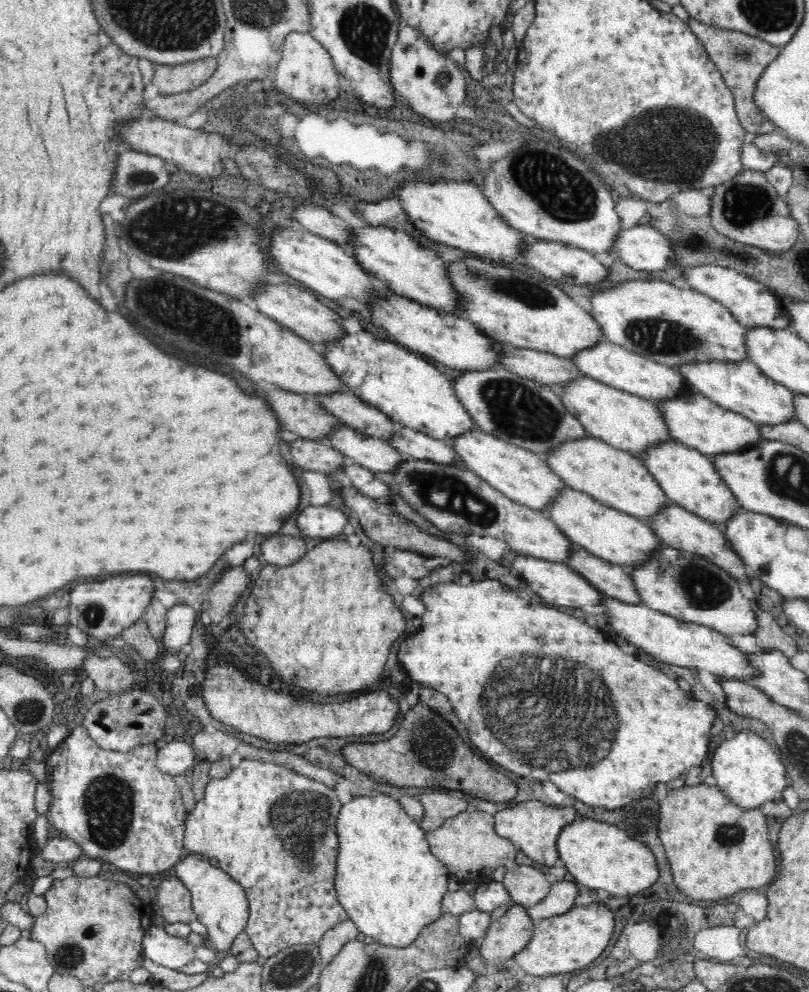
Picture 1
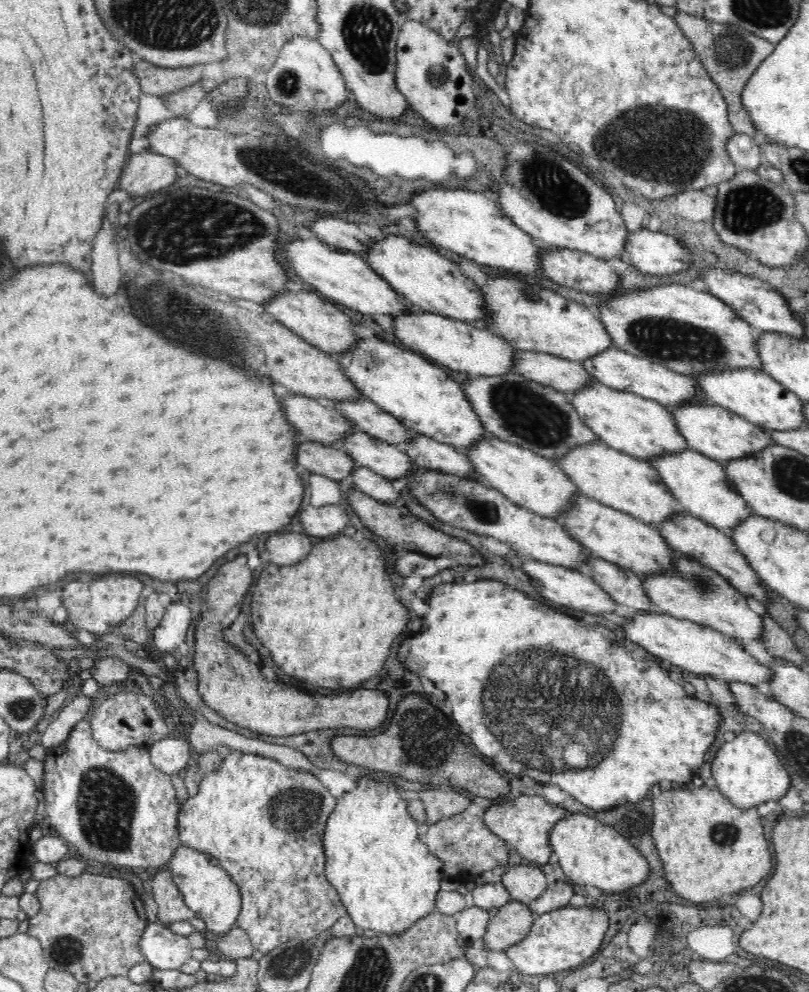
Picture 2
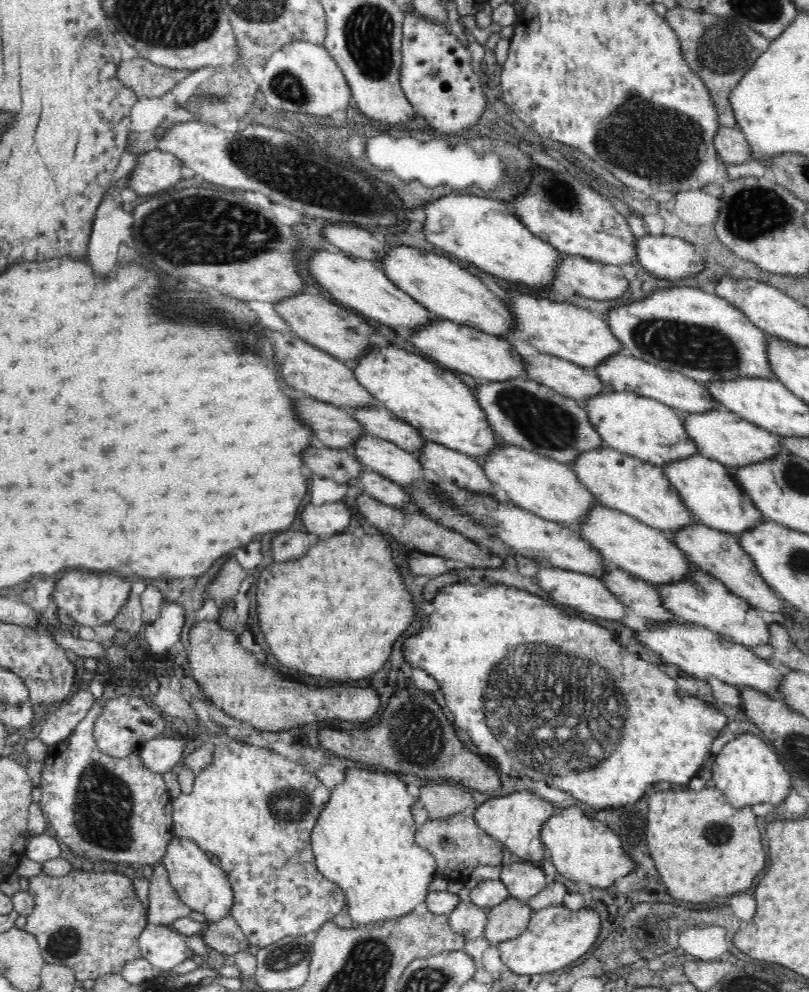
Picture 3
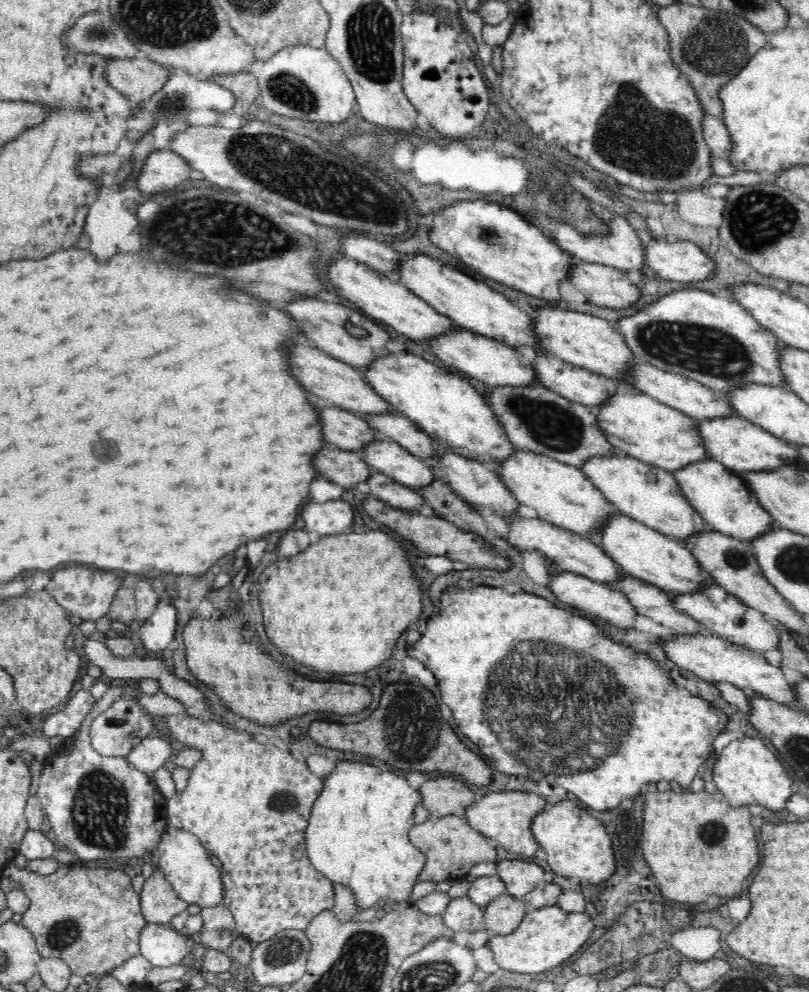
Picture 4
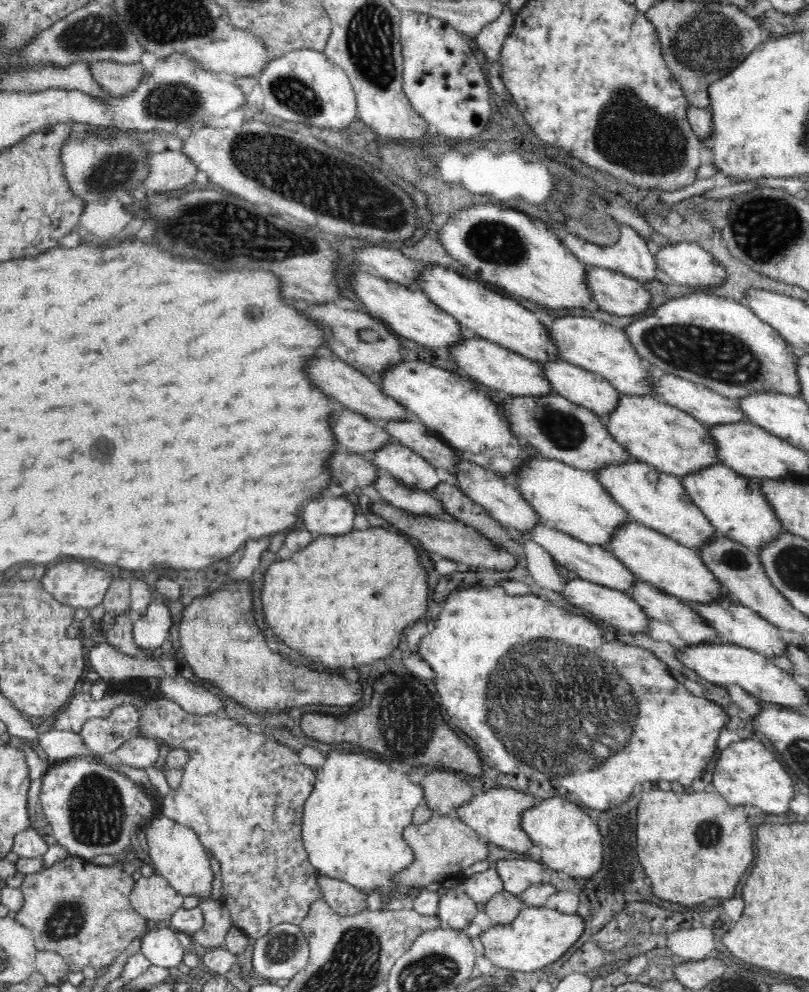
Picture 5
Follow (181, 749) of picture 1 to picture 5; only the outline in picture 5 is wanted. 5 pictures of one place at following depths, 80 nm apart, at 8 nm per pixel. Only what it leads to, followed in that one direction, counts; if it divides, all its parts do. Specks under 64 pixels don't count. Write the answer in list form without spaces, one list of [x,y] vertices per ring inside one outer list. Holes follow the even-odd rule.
[[[142,736],[130,738],[114,753],[116,759],[132,768],[150,768],[160,758],[160,746],[156,740],[145,740]]]

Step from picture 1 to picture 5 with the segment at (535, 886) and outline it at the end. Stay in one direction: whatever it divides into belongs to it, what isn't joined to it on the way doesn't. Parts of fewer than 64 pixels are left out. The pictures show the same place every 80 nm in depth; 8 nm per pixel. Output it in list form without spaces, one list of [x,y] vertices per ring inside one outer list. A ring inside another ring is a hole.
[[[501,859],[494,864],[503,882],[503,889],[516,896],[532,885],[542,884],[546,868],[544,863],[530,859]]]

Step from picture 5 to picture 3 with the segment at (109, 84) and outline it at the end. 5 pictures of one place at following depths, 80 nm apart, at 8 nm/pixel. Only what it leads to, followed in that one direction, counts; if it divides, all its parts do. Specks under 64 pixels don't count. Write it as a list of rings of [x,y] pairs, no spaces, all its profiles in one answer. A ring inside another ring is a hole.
[[[140,56],[122,60],[116,70],[116,77],[136,93],[136,98],[162,96],[190,74],[191,71],[158,66]]]

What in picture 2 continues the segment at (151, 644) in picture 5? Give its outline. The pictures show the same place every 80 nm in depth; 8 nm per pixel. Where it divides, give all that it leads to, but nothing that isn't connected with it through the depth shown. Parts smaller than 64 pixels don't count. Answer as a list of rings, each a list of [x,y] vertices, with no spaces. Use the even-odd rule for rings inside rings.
[[[186,603],[168,604],[160,625],[152,630],[152,639],[158,651],[170,653],[184,643],[190,622],[192,622],[192,614]]]

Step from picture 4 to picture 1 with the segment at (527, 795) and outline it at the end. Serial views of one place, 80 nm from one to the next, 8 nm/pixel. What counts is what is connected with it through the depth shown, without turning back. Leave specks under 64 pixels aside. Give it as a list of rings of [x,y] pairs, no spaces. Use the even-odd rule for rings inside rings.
[[[538,799],[524,800],[524,802],[518,803],[518,806],[503,809],[495,815],[496,833],[514,843],[514,846],[524,851],[528,858],[548,867],[556,866],[556,862],[560,860],[560,855],[556,850],[556,840],[558,840],[560,830],[566,824],[572,824],[577,820],[576,810],[573,807],[552,806],[538,801]]]

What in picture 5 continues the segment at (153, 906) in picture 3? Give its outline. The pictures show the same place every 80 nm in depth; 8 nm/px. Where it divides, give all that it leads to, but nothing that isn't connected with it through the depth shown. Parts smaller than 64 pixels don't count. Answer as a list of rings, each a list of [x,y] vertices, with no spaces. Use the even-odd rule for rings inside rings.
[[[154,872],[150,877],[142,876],[134,882],[129,901],[147,921],[164,925],[182,908],[183,897],[163,876]]]

